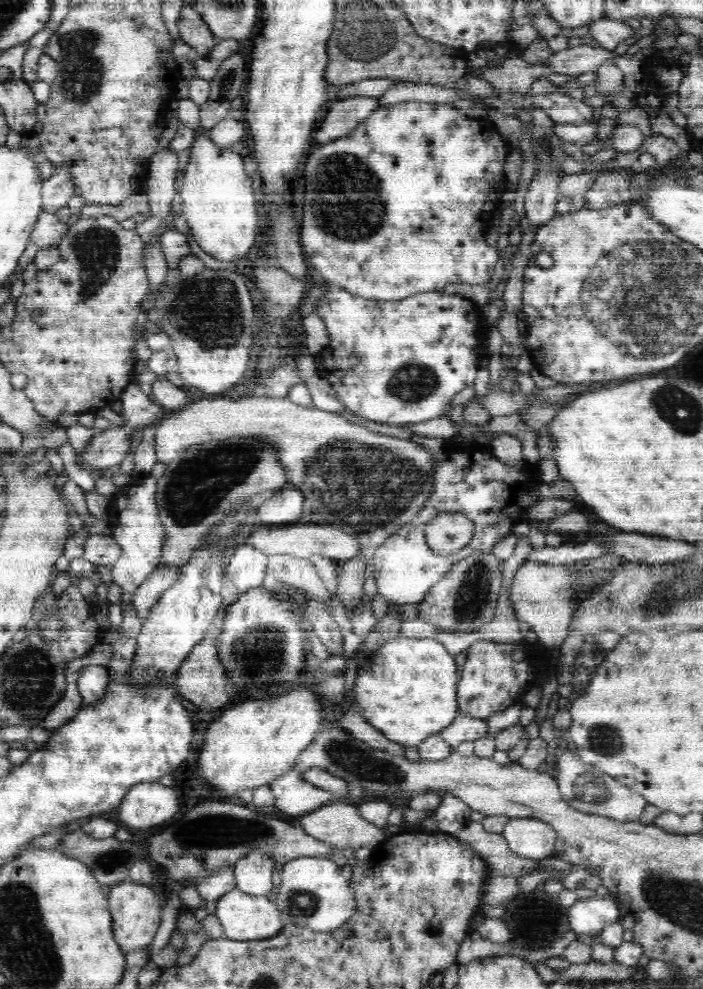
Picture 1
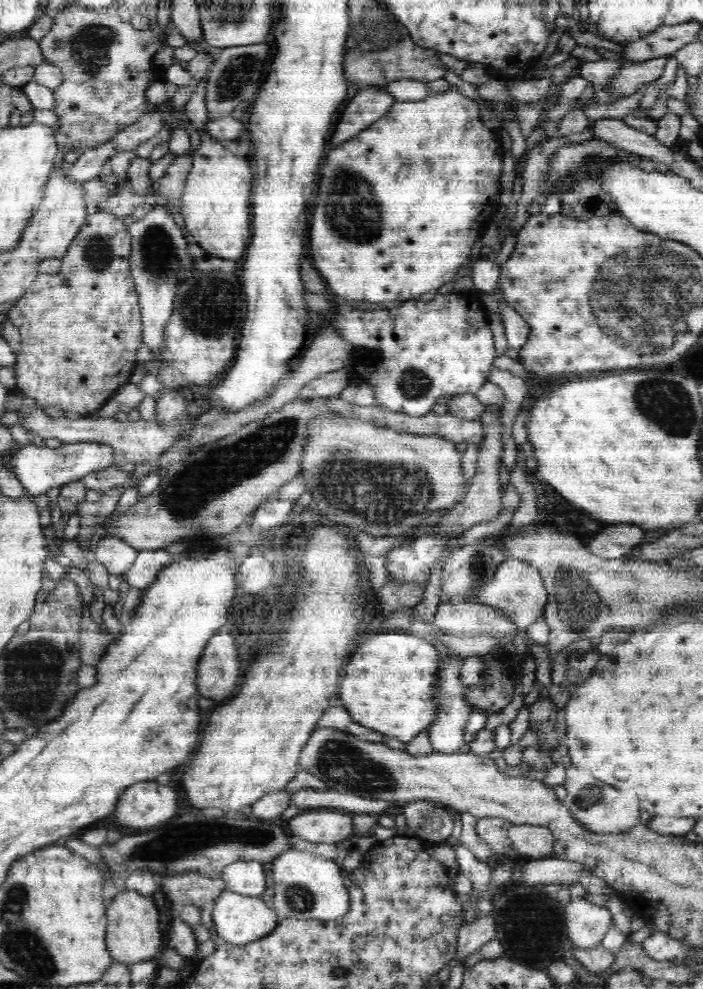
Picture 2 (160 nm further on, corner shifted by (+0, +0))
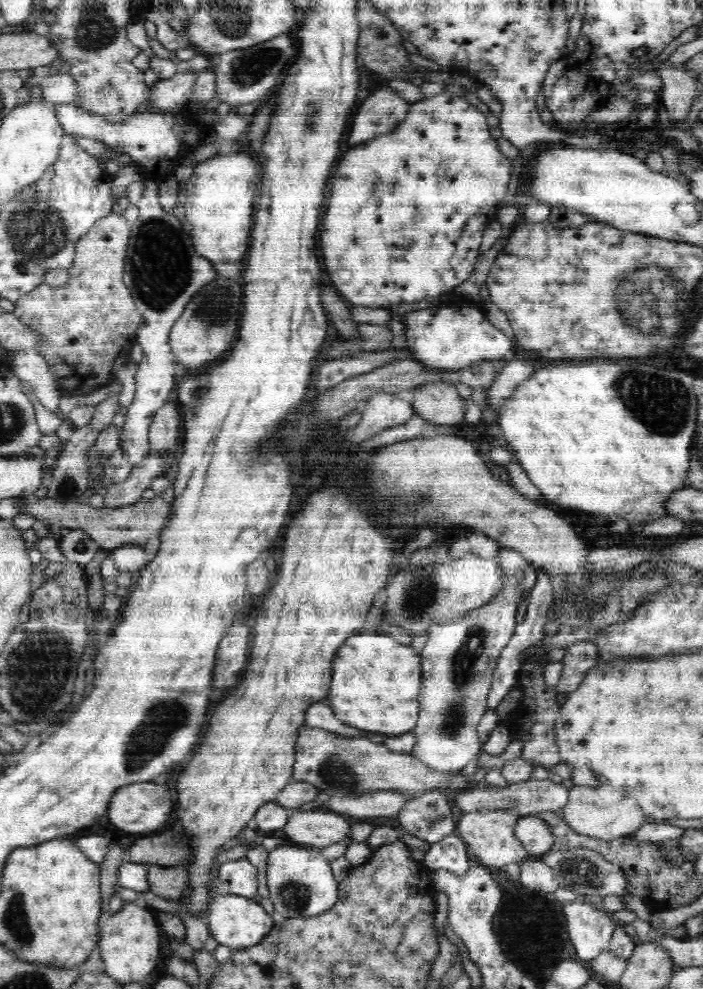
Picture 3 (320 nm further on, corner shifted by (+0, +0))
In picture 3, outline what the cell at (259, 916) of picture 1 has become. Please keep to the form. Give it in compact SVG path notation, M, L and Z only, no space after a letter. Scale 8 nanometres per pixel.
M224 894L214 897L206 916L208 917L209 934L212 938L219 944L224 944L234 950L258 944L278 921L278 918L271 917L266 913L260 902L238 894Z

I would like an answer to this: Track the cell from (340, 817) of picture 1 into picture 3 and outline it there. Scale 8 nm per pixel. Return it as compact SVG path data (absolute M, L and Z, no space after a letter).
M332 810L292 811L283 827L291 844L321 848L349 836L353 820Z

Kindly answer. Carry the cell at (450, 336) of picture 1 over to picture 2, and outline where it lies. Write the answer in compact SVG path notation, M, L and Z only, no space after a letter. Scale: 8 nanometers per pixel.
M446 293L446 296L436 296L428 302L406 301L400 308L392 310L372 310L364 312L363 307L355 307L352 312L342 314L334 320L334 328L342 332L341 340L347 344L358 344L372 354L380 354L384 370L372 378L368 387L372 387L373 400L379 408L396 413L404 413L410 417L422 417L432 412L438 402L455 394L475 394L488 381L490 368L496 358L496 344L492 330L488 327L484 312L476 304L476 295L466 300L458 293Z

